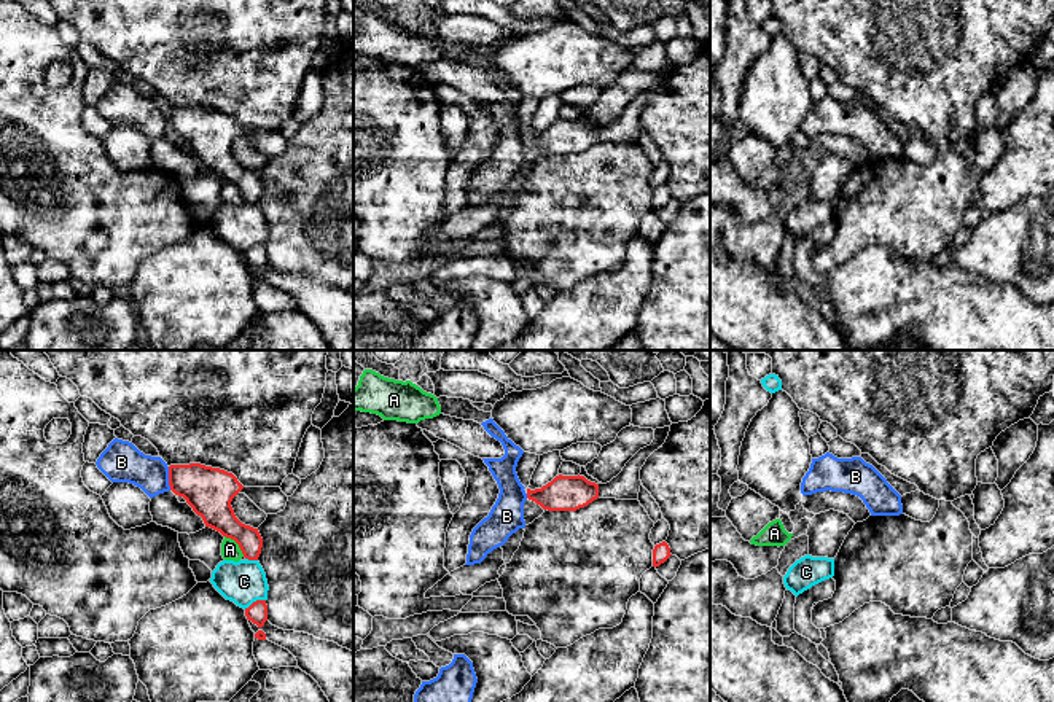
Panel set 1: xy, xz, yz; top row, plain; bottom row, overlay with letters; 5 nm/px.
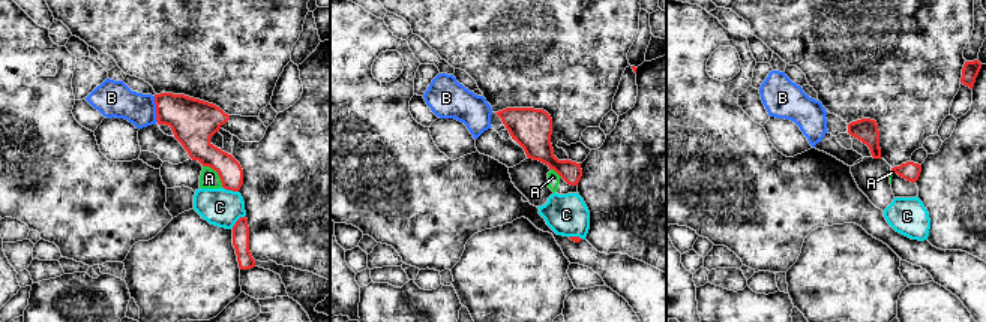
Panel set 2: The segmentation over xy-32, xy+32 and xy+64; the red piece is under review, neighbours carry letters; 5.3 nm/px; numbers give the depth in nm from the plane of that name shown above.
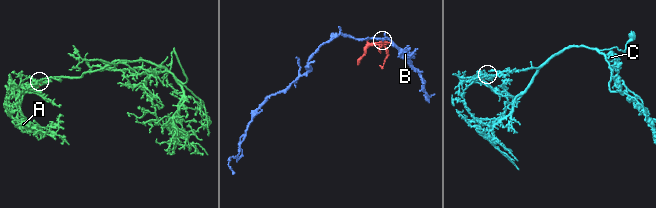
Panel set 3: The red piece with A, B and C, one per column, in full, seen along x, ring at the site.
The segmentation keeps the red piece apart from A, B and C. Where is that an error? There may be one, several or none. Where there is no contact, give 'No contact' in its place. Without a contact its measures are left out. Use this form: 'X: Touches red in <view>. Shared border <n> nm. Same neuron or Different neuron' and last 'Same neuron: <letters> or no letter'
A: Touches red in xy. Shared border 150 nm. Different neuron
B: Touches red in xy. Shared border 120 nm. Different neuron
C: Touches red in xy. Shared border 120 nm. Different neuron
Same neuron: no letter

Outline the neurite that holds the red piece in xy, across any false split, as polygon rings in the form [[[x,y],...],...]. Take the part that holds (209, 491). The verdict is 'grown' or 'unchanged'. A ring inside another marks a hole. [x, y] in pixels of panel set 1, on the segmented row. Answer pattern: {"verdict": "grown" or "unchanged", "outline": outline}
{"verdict": "unchanged", "outline": [[[201,463],[170,465],[169,486],[202,517],[205,527],[234,540],[245,559],[258,560],[263,538],[258,528],[242,524],[231,506],[244,489],[232,473]]]}

